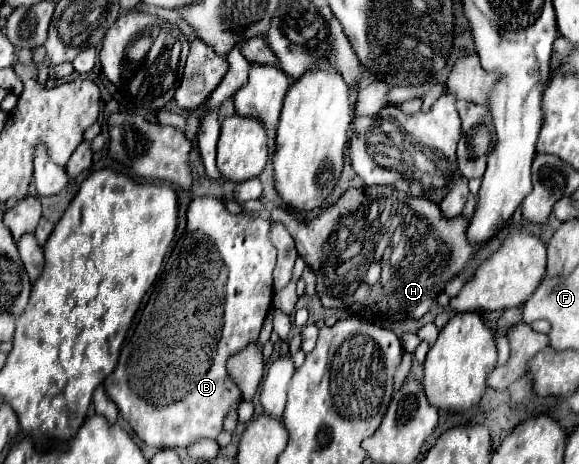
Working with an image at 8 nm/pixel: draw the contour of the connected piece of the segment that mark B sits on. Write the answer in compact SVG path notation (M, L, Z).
M195 198L189 202L189 208L187 208L187 228L183 232L183 236L179 238L179 242L175 244L159 280L153 284L153 290L151 290L151 296L149 296L149 302L145 304L143 312L141 312L141 318L133 330L135 336L129 336L129 340L125 342L123 350L121 350L121 356L119 356L119 364L117 368L105 378L103 382L103 388L107 392L107 396L119 406L119 412L121 416L129 422L129 426L135 430L135 434L147 444L147 446L161 446L161 448L175 448L175 446L183 446L187 448L195 438L217 438L219 432L223 430L223 418L227 414L227 410L231 408L231 404L241 396L241 390L237 388L237 384L229 378L227 370L225 370L225 362L231 354L243 350L247 344L255 342L259 338L259 332L261 332L261 326L267 318L267 312L271 308L271 302L273 302L274 290L273 290L273 271L276 265L277 250L273 244L271 244L270 236L270 220L265 218L257 218L253 214L231 214L223 200L217 200L217 198Z

